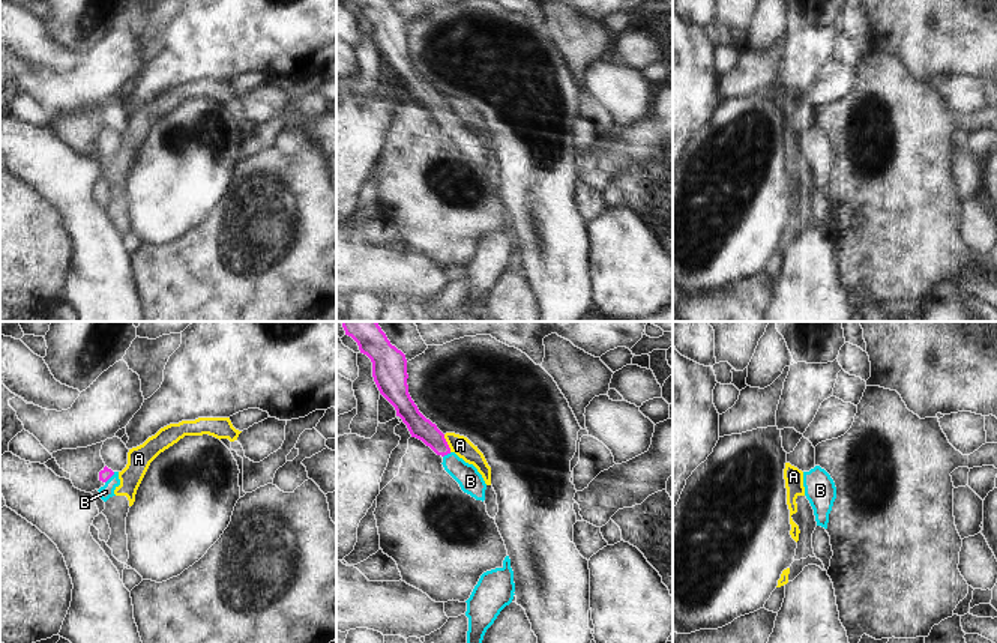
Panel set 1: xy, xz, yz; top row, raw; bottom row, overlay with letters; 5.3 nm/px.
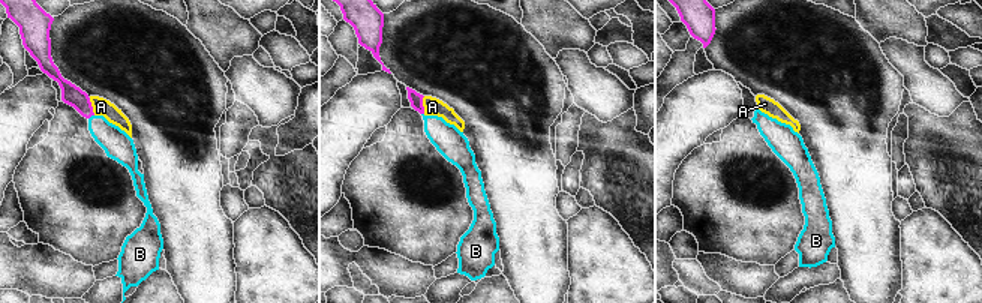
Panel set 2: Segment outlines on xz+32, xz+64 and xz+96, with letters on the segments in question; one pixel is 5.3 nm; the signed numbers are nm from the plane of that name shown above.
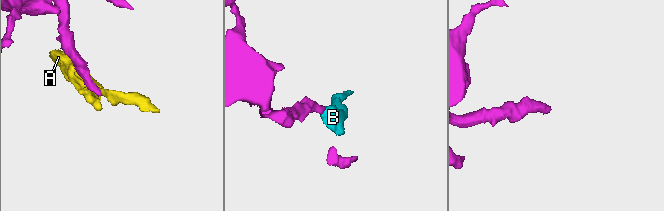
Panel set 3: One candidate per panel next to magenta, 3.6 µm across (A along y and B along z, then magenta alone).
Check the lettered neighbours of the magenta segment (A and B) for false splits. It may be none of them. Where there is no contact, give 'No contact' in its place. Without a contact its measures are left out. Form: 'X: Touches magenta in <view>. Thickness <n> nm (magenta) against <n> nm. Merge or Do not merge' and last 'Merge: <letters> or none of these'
A: Touches magenta in xz. Thickness 120 nm (magenta) against 100 nm. Do not merge
B: Touches magenta in xy. Thickness 60 nm (magenta) against 70 nm. Merge
Merge: B

